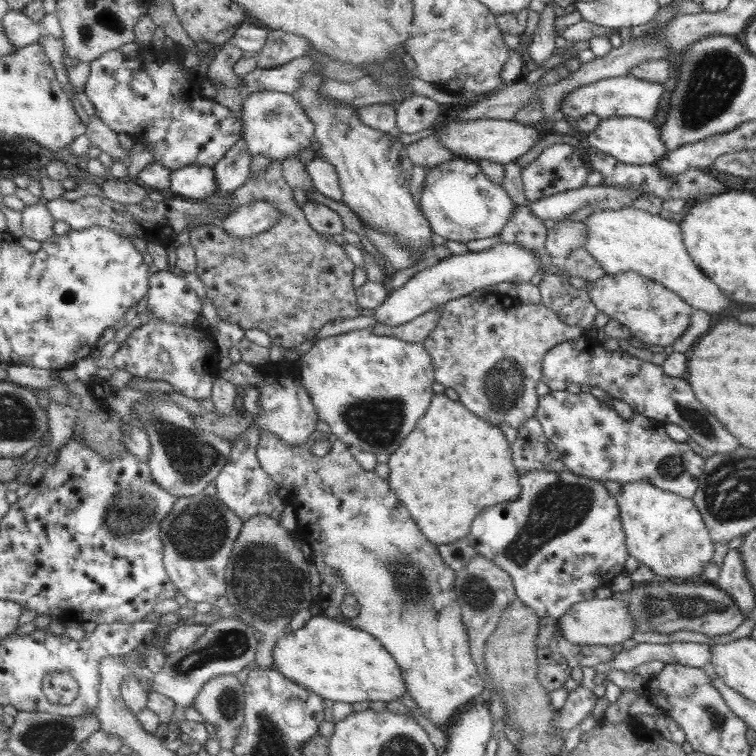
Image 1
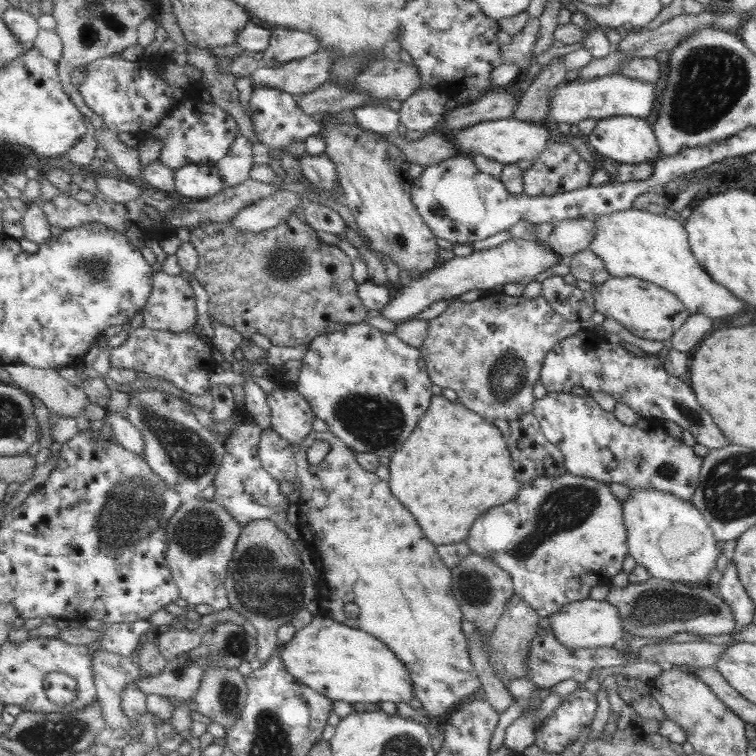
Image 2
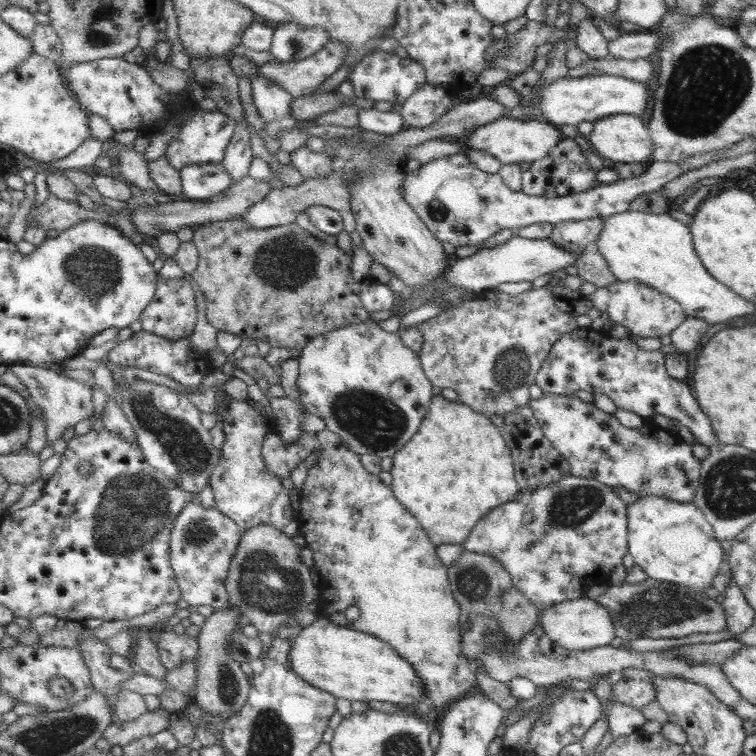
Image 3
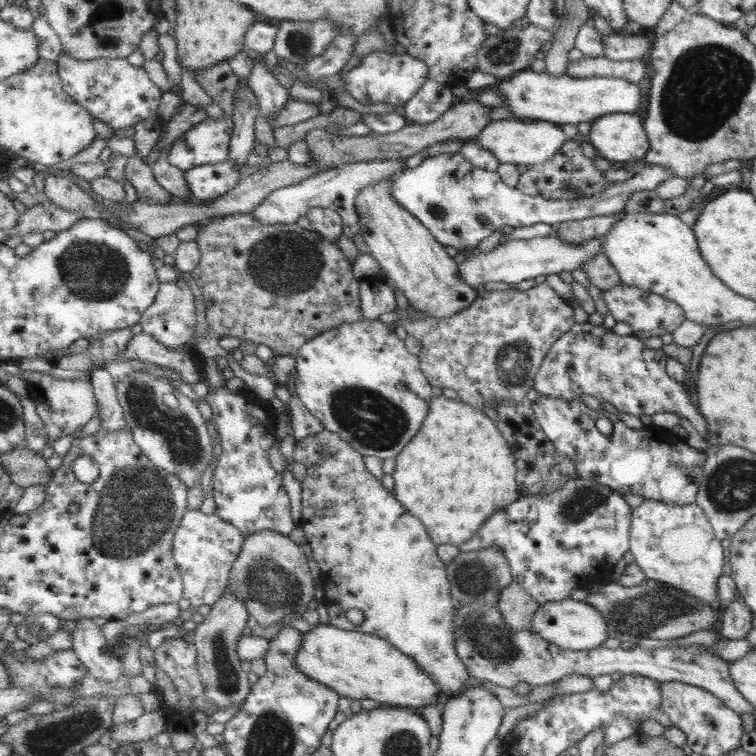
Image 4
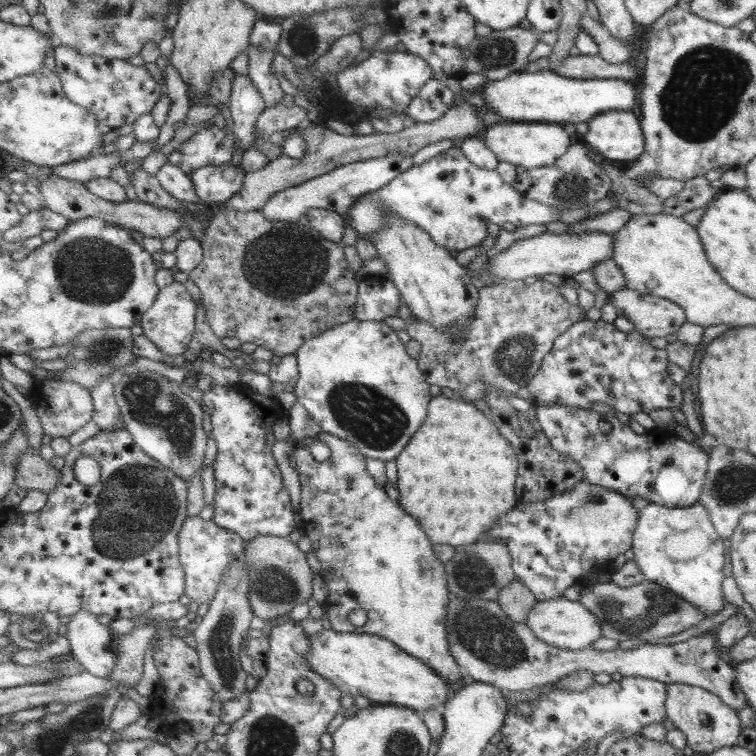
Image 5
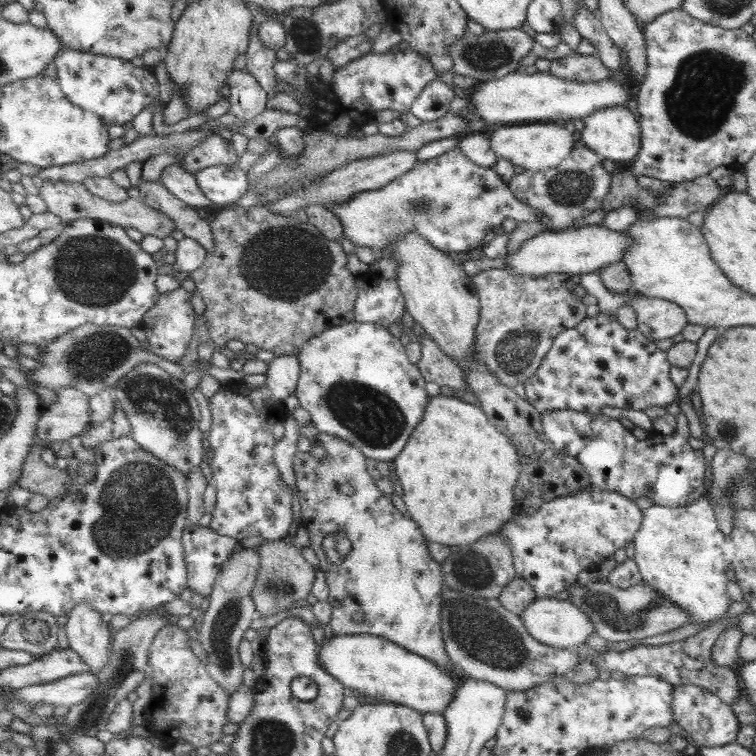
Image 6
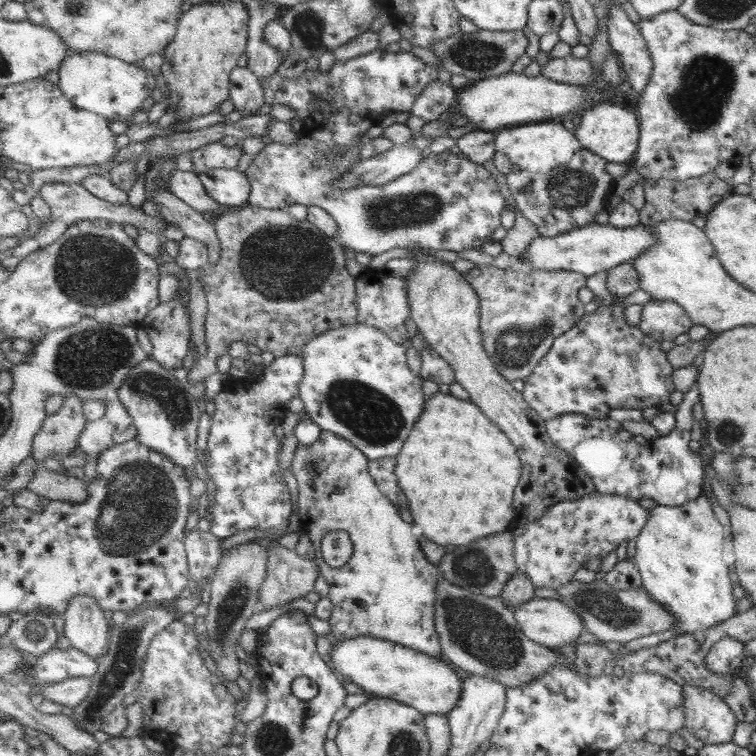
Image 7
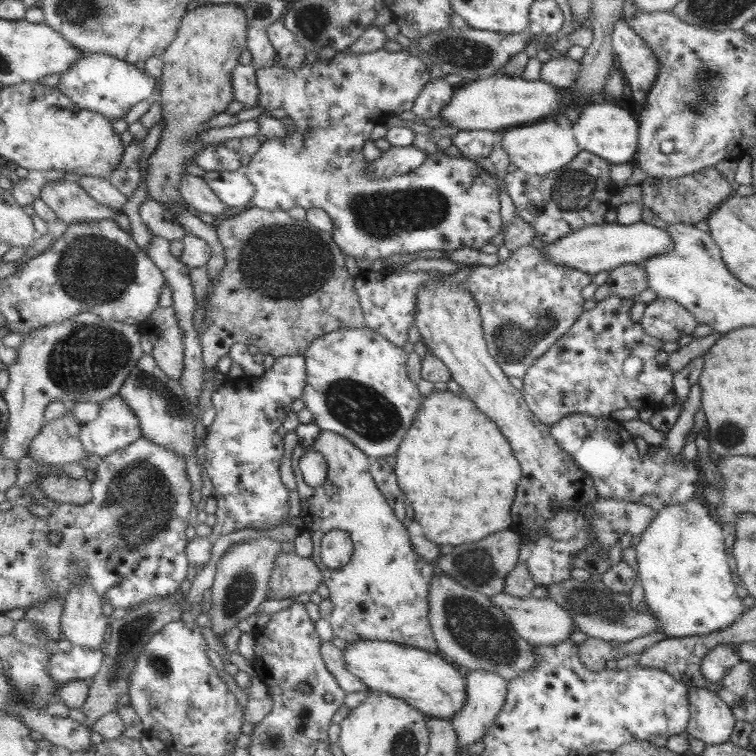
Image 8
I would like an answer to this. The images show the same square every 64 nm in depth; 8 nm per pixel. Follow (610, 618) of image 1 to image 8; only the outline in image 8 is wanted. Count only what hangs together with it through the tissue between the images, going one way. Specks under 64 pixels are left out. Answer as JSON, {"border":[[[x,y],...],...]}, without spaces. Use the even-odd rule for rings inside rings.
{"border":[[[505,592],[493,595],[491,597],[495,606],[498,606],[513,623],[515,630],[535,645],[556,645],[564,641],[575,630],[575,622],[572,617],[560,605],[549,598],[517,598],[516,596]]]}

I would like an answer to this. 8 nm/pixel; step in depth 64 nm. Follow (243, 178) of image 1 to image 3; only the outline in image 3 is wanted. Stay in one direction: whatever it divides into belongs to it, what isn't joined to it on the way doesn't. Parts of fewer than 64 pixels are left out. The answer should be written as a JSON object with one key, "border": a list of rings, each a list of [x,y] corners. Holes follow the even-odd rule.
{"border":[[[243,119],[238,121],[235,136],[226,150],[225,160],[221,163],[233,177],[234,183],[243,180],[249,174],[249,166],[253,162],[253,150],[251,150],[251,131],[249,122]]]}

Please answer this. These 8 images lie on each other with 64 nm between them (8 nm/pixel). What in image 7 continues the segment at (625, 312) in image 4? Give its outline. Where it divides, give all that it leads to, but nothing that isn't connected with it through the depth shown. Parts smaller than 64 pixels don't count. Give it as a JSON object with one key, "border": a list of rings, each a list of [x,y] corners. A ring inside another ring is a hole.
{"border":[[[650,299],[641,307],[640,322],[636,327],[658,343],[662,340],[673,341],[692,325],[687,313],[673,302]]]}

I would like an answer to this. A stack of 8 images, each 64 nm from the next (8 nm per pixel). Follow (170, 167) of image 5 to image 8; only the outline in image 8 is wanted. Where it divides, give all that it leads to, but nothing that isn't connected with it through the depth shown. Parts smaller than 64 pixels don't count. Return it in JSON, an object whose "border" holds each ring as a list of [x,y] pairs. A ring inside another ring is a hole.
{"border":[[[184,174],[180,182],[180,191],[184,202],[194,210],[221,218],[225,218],[229,212],[229,205],[213,192],[203,177]]]}

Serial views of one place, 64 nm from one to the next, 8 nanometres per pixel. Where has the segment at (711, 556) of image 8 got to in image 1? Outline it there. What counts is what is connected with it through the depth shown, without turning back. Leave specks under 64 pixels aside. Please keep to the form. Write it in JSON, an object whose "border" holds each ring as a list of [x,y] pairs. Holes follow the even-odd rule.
{"border":[[[645,481],[626,482],[621,486],[616,506],[620,510],[628,555],[652,570],[657,579],[687,583],[702,580],[700,574],[711,560],[714,544],[692,500]]]}

